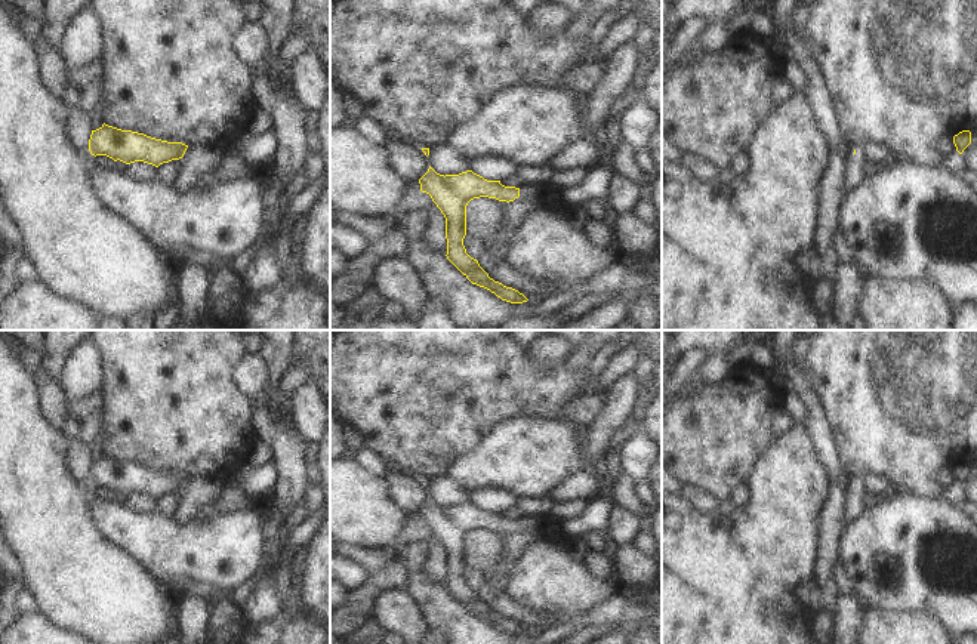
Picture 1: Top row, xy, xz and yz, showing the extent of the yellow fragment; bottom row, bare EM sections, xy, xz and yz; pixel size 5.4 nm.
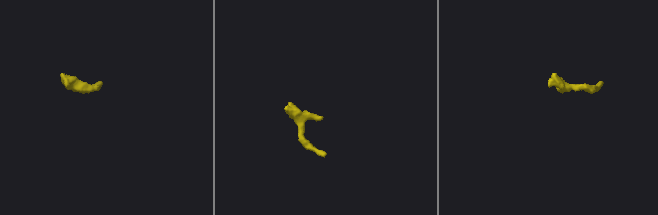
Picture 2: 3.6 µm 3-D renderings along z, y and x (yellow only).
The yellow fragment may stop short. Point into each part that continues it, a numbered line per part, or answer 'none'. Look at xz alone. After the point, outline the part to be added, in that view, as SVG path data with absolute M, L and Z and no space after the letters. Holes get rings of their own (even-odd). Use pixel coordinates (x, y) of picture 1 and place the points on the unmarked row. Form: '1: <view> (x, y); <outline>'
1: xz (526, 521); M524 515L523 518L520 518L520 529L515 530L514 533L524 533L527 529L534 529L539 524L540 524L539 518Z

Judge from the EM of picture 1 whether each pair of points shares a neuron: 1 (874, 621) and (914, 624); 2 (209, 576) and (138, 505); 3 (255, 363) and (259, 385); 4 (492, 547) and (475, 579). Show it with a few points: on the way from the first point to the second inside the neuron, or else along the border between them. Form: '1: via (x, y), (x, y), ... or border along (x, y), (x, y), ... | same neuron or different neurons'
1: via (884, 624), (903, 624) | same neuron
2: border along (131, 508), (139, 512), (156, 511) | different neurons
3: via (255, 369), (255, 379) | same neuron
4: border along (467, 566), (475, 567), (483, 575) | different neurons

